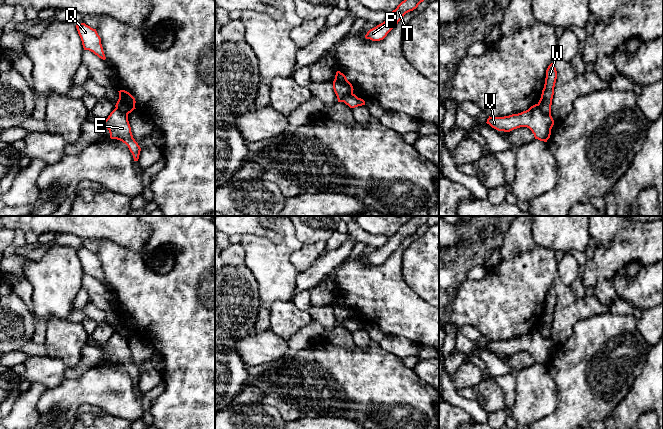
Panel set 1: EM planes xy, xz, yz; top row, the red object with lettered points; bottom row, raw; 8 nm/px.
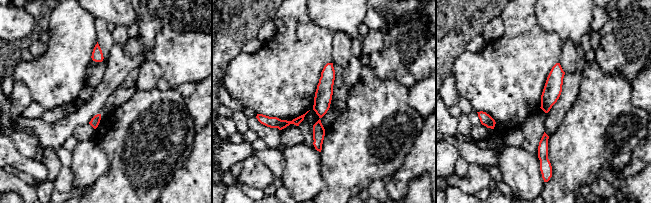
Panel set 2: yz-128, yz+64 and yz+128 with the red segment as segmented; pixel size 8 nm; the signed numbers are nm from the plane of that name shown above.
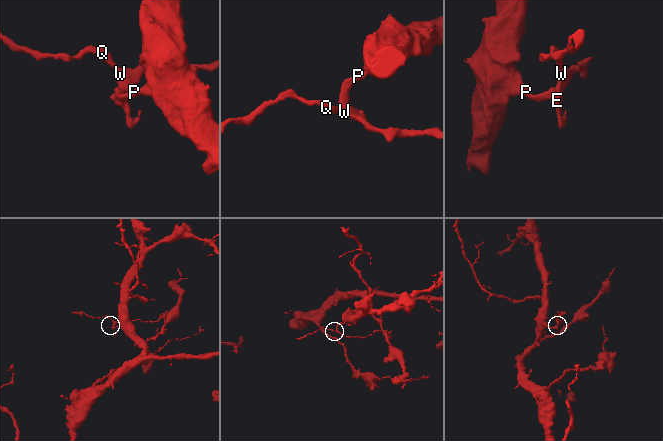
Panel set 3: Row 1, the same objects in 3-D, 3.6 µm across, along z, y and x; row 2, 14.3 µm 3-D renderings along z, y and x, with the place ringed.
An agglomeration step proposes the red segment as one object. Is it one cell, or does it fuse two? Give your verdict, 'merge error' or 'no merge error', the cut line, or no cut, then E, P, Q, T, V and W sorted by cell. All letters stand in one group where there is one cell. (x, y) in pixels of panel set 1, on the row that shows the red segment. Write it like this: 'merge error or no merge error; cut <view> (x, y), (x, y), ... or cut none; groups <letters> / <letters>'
merge error; cut yz (537, 104), (544, 112), (550, 114); groups E P T V / Q W

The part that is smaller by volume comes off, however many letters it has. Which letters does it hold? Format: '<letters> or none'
Q, W

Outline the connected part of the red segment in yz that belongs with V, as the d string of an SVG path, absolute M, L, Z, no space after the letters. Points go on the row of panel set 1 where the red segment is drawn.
M538 104L518 114L504 117L490 117L487 124L498 131L510 132L520 127L529 128L535 139L547 142L551 135L554 120L551 114L544 113Z

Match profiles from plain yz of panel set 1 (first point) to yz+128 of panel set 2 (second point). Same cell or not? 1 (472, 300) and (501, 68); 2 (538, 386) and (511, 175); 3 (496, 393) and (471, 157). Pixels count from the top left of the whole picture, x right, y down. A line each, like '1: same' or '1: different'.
1: same
2: same
3: different

